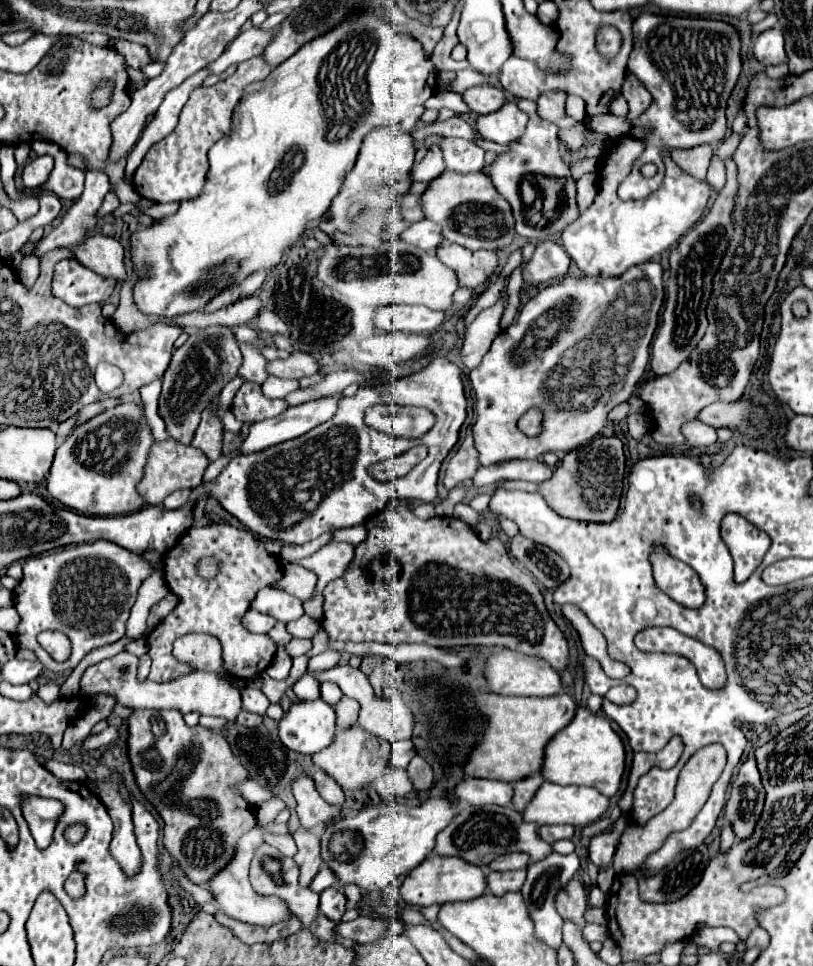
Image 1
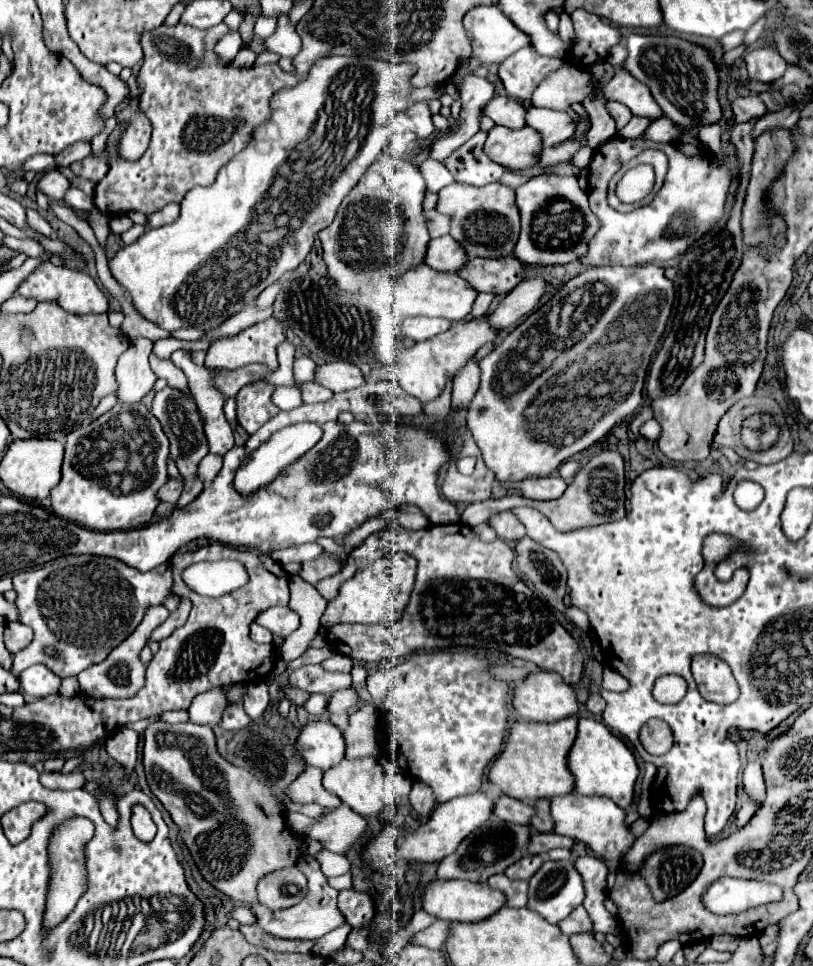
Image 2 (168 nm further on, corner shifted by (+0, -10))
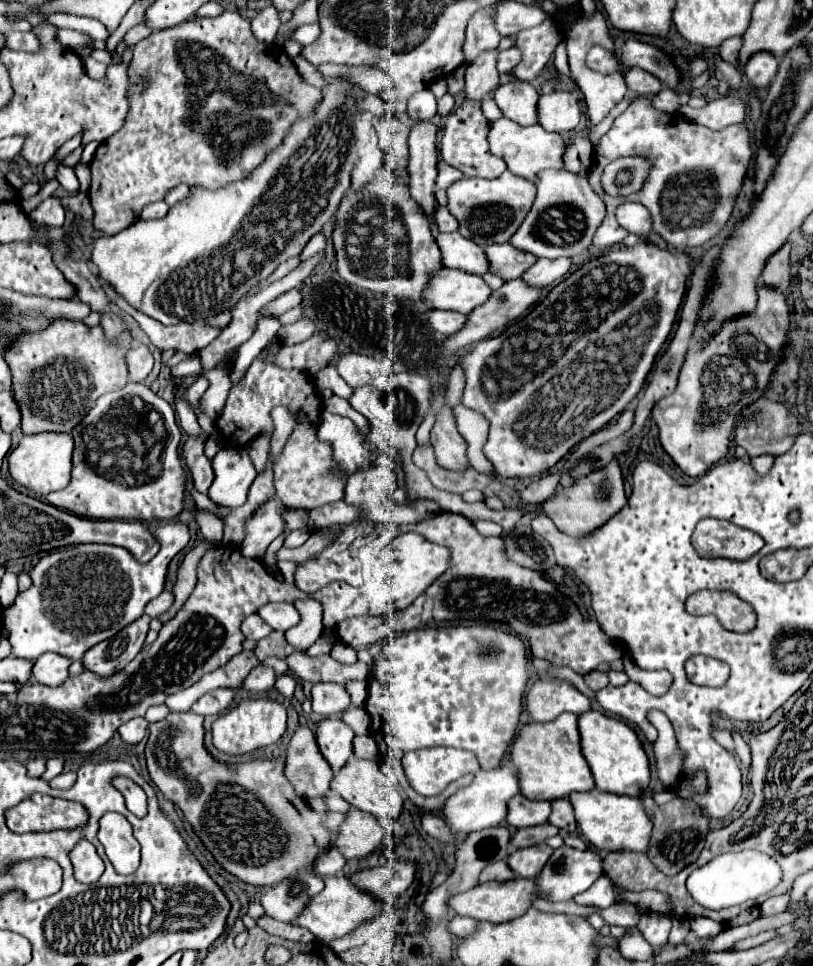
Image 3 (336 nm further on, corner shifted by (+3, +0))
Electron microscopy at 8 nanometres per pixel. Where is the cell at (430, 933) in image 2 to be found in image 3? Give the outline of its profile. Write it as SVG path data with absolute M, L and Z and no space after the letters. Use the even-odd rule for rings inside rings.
M455 916L453 920L451 920L451 924L449 924L449 930L451 930L451 934L455 934L455 936L461 936L461 938L467 938L467 936L471 936L475 930L477 930L477 920L473 920L473 918L465 918L465 916Z

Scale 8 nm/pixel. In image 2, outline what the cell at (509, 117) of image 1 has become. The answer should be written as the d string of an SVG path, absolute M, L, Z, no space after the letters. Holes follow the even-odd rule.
M494 126L488 132L484 152L504 168L530 168L536 166L540 154L540 134L530 126L518 130Z

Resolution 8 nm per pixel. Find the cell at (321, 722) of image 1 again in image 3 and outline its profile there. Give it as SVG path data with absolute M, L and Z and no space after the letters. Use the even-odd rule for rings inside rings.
M325 718L317 726L317 744L325 760L337 772L353 756L353 730L343 720Z

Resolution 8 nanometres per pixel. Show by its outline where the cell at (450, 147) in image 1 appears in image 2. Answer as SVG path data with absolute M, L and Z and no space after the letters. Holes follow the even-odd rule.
M480 130L462 148L458 148L452 156L448 156L446 168L452 172L456 182L482 186L496 182L506 172L504 166L492 162L484 154L484 140L486 140L486 132Z

